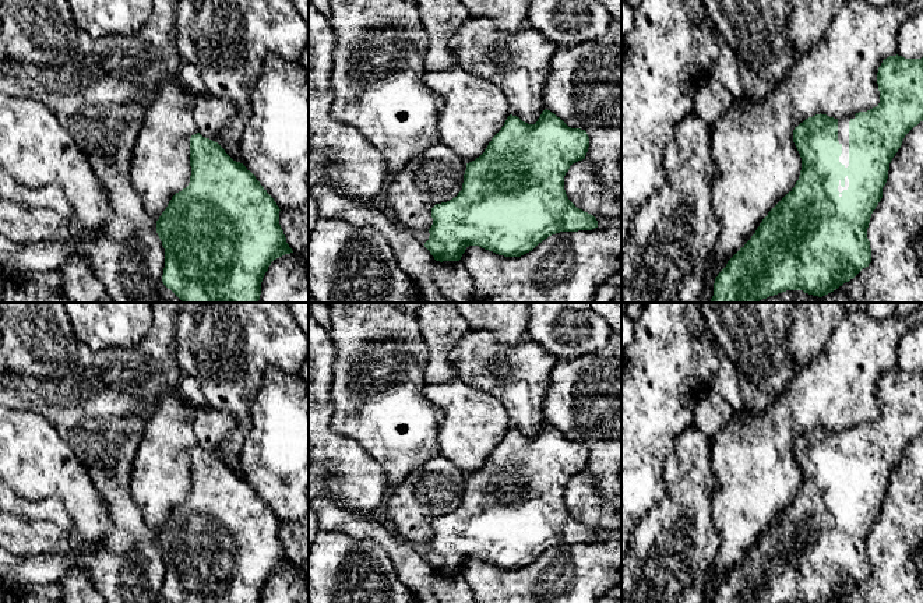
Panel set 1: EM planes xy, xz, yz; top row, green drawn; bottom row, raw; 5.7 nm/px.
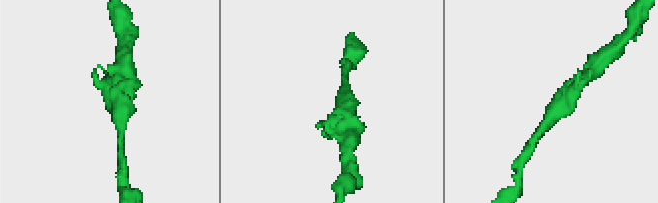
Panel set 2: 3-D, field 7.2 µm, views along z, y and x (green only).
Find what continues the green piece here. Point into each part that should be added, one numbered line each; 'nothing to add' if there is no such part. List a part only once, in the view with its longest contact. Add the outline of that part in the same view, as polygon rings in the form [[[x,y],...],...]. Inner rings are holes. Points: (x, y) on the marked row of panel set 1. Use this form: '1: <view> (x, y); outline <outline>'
1: yz (844, 122); outline [[[855,114],[838,119],[838,141],[842,145],[842,154],[839,162],[849,166],[849,121],[855,119]]]

